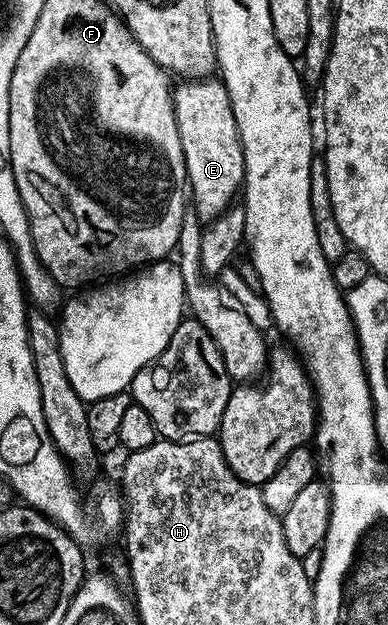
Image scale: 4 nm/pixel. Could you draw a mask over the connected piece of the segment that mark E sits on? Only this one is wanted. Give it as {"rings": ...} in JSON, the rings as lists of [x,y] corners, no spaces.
{"rings":[[[216,78],[188,80],[175,85],[172,105],[178,122],[178,138],[182,142],[184,171],[187,187],[190,189],[190,204],[201,221],[211,222],[233,207],[235,198],[244,183],[244,147],[240,145],[238,126],[234,122],[234,110],[230,94],[223,82]]]}

